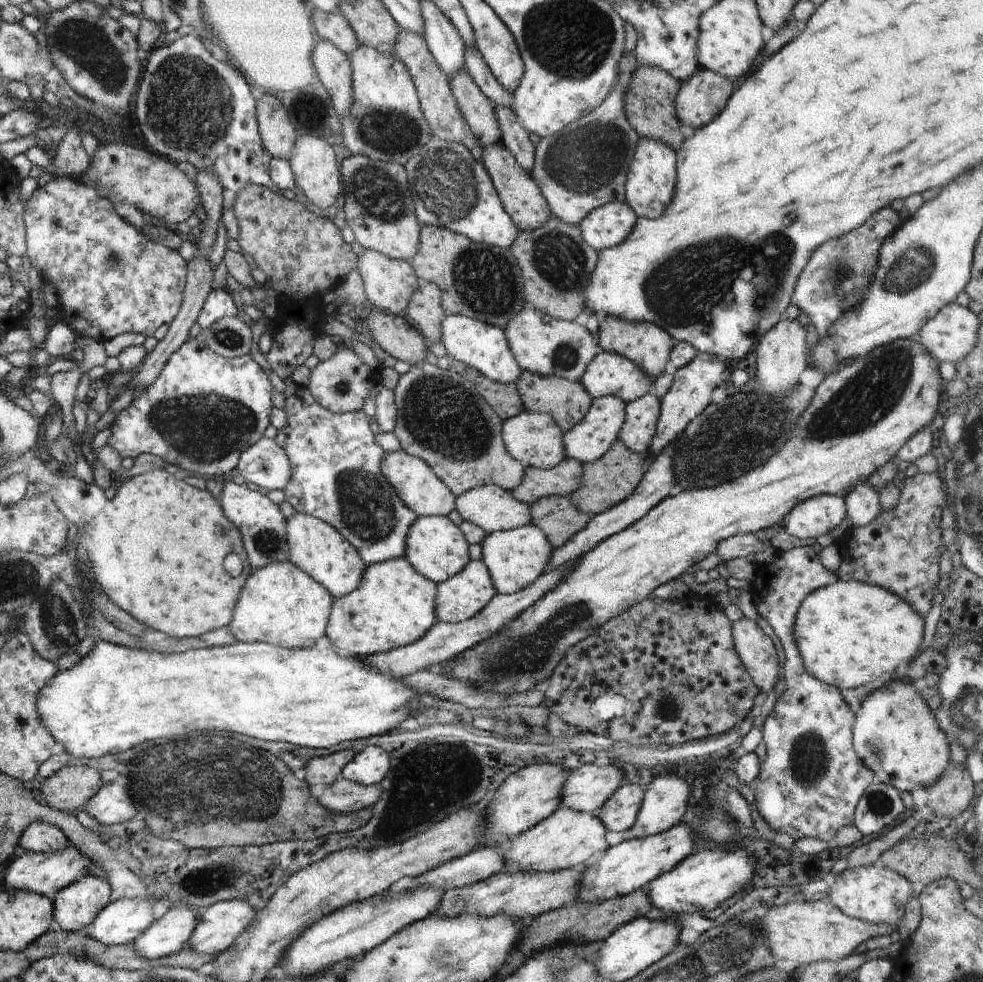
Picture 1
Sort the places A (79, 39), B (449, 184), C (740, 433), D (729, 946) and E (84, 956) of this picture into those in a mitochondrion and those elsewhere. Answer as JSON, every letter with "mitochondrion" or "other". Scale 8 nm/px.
{"A":"mitochondrion","B":"mitochondrion","C":"mitochondrion","D":"mitochondrion","E":"other"}

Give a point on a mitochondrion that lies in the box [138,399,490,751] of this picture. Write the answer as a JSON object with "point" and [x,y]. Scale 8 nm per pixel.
{"point":[366,506]}

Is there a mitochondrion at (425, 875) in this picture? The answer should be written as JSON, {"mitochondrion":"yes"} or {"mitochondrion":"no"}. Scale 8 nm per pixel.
{"mitochondrion":"no"}

